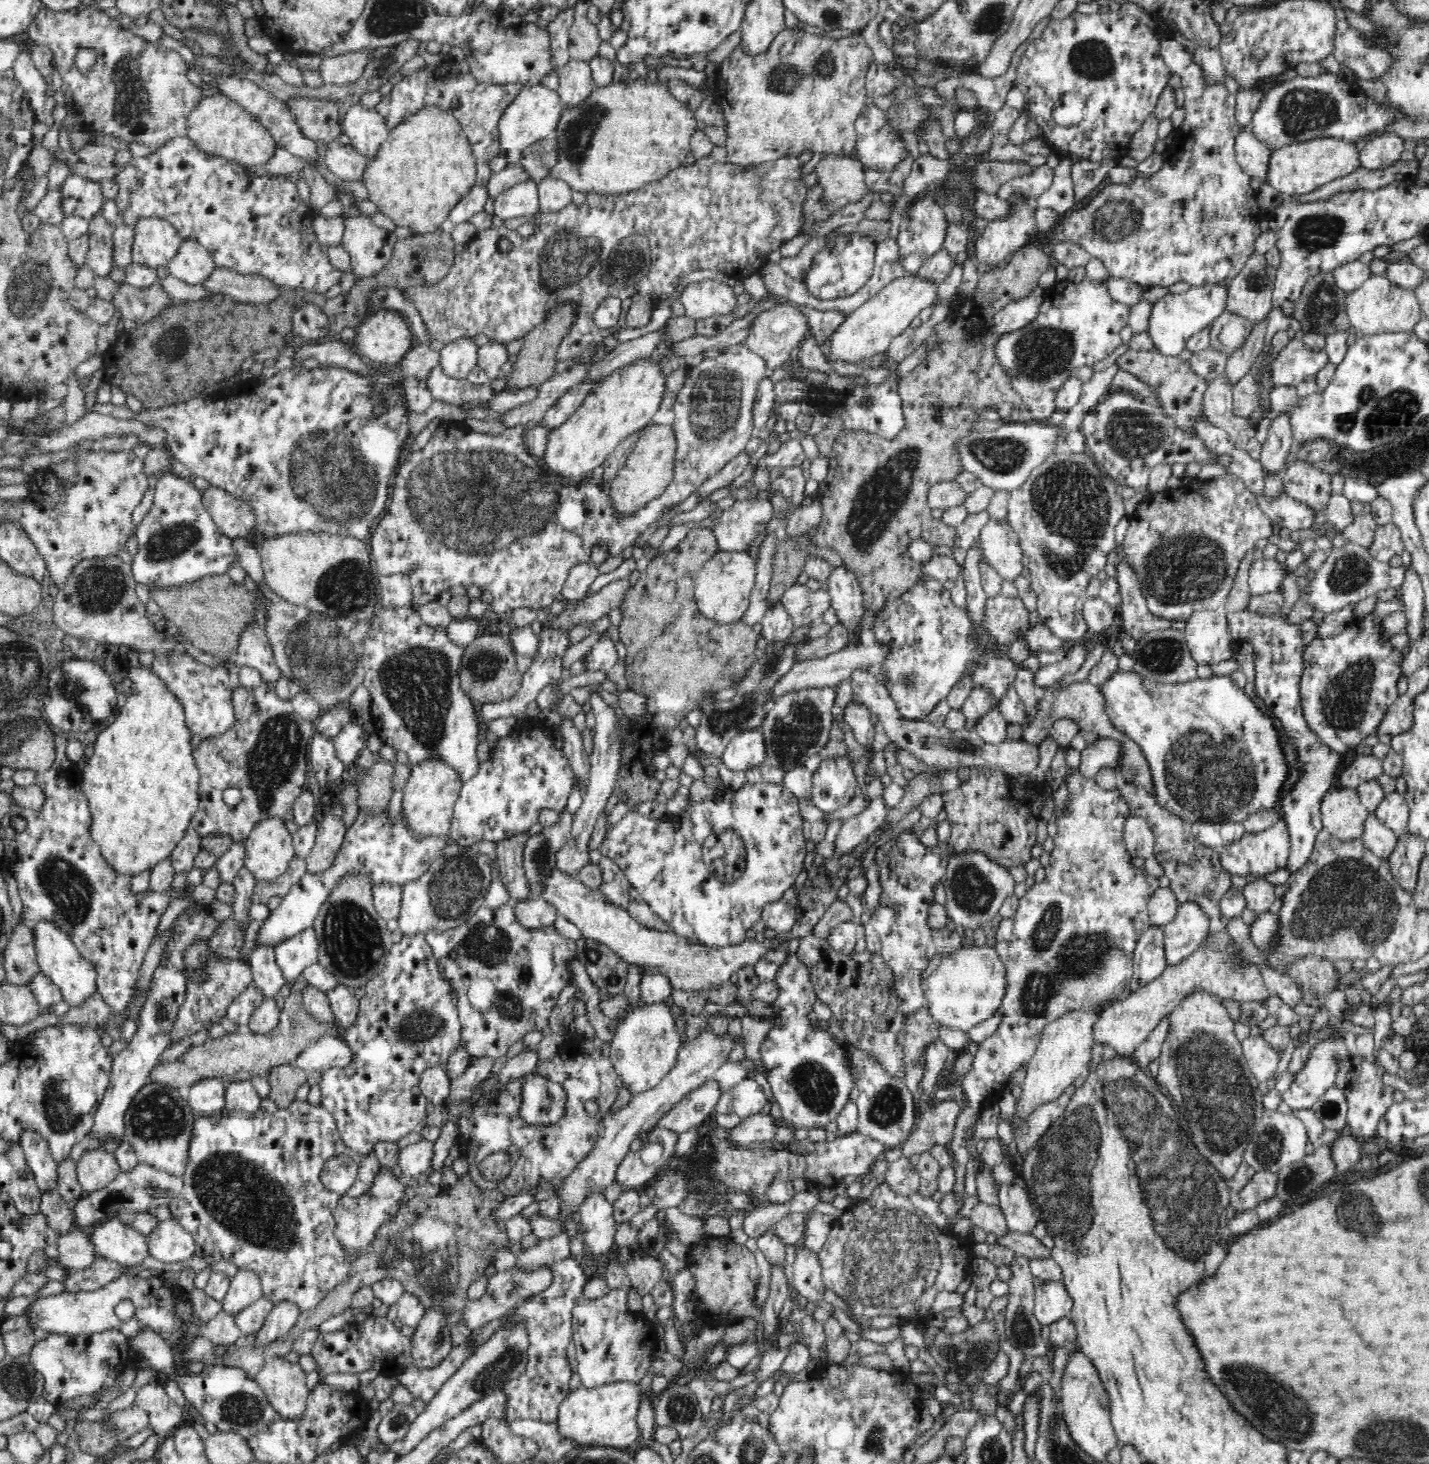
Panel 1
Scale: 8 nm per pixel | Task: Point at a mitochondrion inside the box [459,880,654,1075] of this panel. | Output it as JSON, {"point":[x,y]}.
{"point":[509,1007]}

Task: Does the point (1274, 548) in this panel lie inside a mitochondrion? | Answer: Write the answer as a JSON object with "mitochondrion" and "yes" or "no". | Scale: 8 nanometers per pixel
{"mitochondrion":"no"}

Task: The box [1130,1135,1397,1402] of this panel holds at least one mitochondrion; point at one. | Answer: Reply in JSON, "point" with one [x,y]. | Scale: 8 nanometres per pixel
{"point":[1357,1215]}

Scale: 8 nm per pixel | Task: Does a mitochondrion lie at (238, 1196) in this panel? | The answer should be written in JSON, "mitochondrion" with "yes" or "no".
{"mitochondrion":"yes"}

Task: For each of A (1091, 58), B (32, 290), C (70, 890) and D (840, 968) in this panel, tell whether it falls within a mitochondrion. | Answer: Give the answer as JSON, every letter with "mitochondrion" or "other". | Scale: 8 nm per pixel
{"A":"mitochondrion","B":"mitochondrion","C":"mitochondrion","D":"other"}

